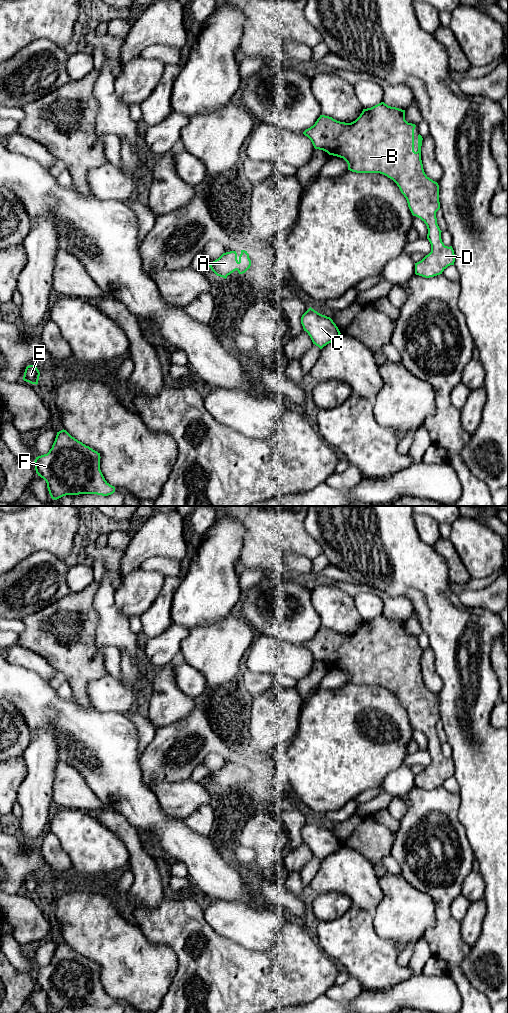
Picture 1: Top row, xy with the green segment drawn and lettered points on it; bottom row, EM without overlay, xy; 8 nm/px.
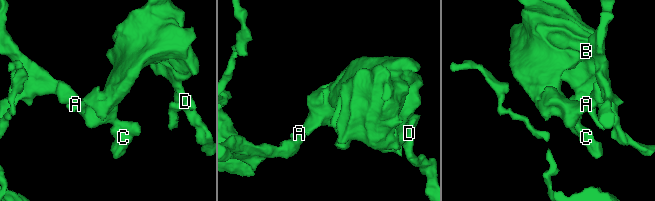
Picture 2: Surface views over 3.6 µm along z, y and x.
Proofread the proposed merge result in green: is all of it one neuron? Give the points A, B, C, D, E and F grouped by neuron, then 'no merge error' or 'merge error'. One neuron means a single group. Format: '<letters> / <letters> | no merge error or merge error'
A B C D E F | no merge error

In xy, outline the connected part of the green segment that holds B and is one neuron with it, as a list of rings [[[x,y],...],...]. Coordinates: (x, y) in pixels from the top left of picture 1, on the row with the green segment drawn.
[[[381,102],[363,109],[360,116],[351,123],[320,115],[315,124],[303,134],[311,140],[315,149],[343,158],[348,164],[348,170],[356,173],[380,173],[397,184],[407,200],[412,215],[420,218],[427,226],[431,252],[415,263],[415,274],[430,278],[442,274],[448,266],[454,265],[455,254],[452,246],[445,246],[441,239],[442,231],[436,218],[436,212],[440,209],[439,185],[424,172],[421,160],[423,138],[420,134],[418,151],[414,151],[415,127],[415,124],[405,120],[405,110]]]

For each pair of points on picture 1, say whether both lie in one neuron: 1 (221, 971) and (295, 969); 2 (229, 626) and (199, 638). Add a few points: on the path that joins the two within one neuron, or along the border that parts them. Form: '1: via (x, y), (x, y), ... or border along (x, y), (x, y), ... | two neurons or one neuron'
1: via (239, 973), (277, 973) | one neuron
2: via (222, 633), (217, 638), (206, 638) | one neuron

